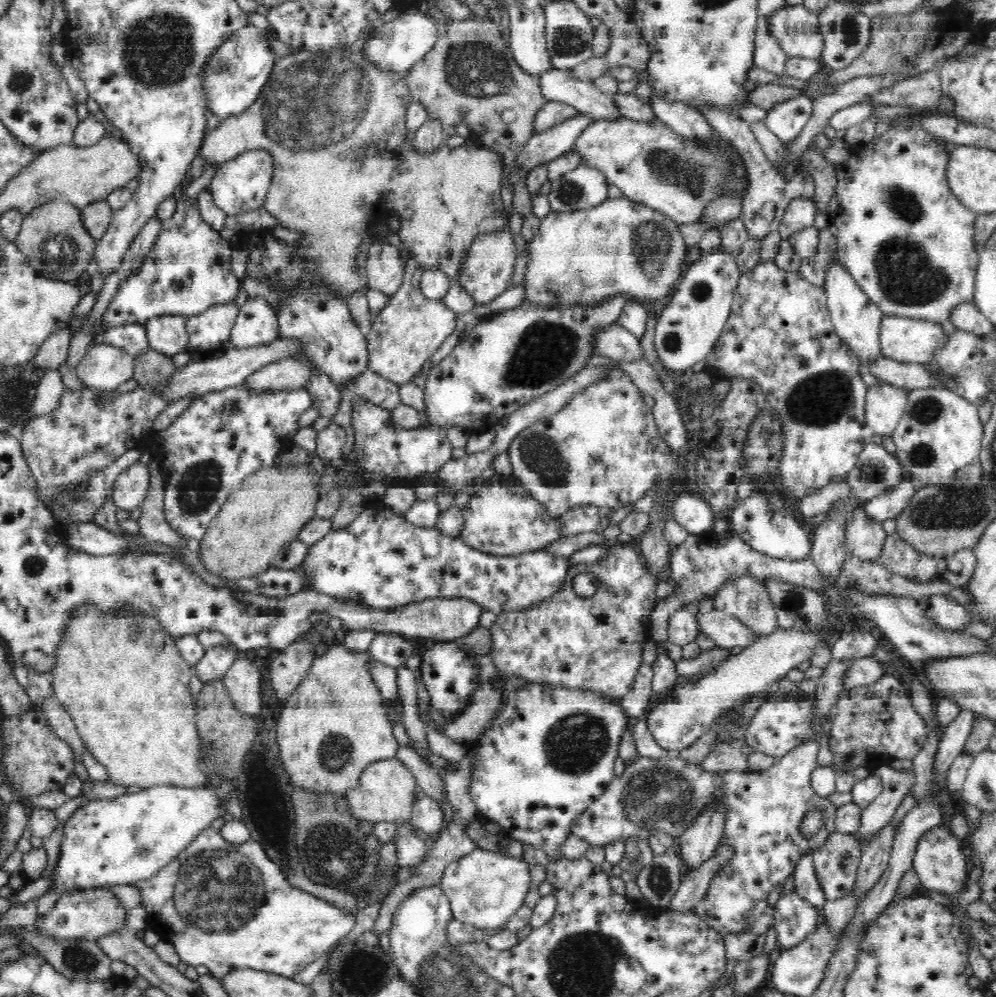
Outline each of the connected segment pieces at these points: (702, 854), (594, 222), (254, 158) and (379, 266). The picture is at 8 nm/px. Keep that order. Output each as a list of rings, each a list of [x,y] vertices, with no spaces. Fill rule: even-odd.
[[[708,809],[696,816],[678,842],[683,866],[688,872],[698,868],[716,850],[725,834],[725,810]]]
[[[628,197],[610,198],[603,204],[591,209],[574,211],[571,213],[559,213],[550,211],[544,218],[541,218],[538,232],[526,243],[528,250],[528,262],[524,276],[524,303],[536,305],[536,307],[564,307],[567,305],[582,306],[587,311],[594,311],[605,302],[612,301],[616,296],[624,296],[633,300],[660,301],[674,288],[676,282],[680,282],[680,274],[684,269],[684,258],[686,258],[686,242],[680,233],[678,223],[665,217],[662,213],[648,208],[646,205],[628,200]]]
[[[264,149],[251,150],[239,154],[236,158],[227,159],[214,167],[214,174],[209,184],[214,204],[230,216],[262,208],[273,179],[273,170],[273,156]]]
[[[375,240],[365,264],[368,289],[392,296],[403,286],[405,263],[404,258],[400,257],[400,249],[396,249],[396,246]]]

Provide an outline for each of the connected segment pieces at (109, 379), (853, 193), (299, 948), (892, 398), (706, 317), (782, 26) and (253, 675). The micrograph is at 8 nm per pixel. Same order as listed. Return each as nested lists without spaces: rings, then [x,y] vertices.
[[[108,344],[94,345],[75,366],[76,374],[86,387],[100,391],[118,388],[133,378],[134,357]]]
[[[904,118],[904,122],[896,126],[885,126],[875,133],[873,146],[863,147],[858,157],[852,157],[839,165],[834,165],[838,184],[834,188],[834,194],[839,200],[837,215],[831,219],[834,228],[834,235],[837,238],[837,258],[843,267],[852,275],[855,282],[862,288],[862,291],[876,304],[885,316],[896,316],[910,318],[911,320],[924,320],[940,325],[943,322],[950,322],[952,314],[964,304],[974,302],[974,290],[976,288],[976,267],[979,265],[979,246],[975,242],[975,220],[976,214],[967,206],[964,206],[954,193],[950,190],[947,181],[947,164],[950,162],[951,143],[943,138],[934,138],[927,130],[924,130],[919,123],[911,122],[910,118]]]
[[[214,828],[204,830],[154,876],[132,885],[141,890],[147,928],[170,942],[181,962],[194,967],[203,964],[220,981],[232,969],[254,969],[292,978],[354,928],[358,910],[355,904],[338,907],[292,886],[258,842],[230,844]]]
[[[884,382],[868,387],[865,420],[875,435],[892,435],[904,415],[907,393],[900,387]]]
[[[722,250],[702,255],[690,265],[672,300],[658,313],[654,343],[668,374],[682,374],[692,364],[700,362],[698,358],[704,348],[708,348],[708,355],[711,355],[734,311],[732,304],[742,273],[735,257]]]
[[[788,5],[778,9],[771,20],[771,34],[790,57],[804,57],[818,61],[823,54],[819,15],[802,5]]]
[[[246,657],[237,658],[222,678],[233,705],[242,714],[257,716],[262,708],[261,672]]]

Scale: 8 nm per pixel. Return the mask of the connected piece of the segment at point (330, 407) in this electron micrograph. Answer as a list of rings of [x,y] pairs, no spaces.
[[[316,369],[306,383],[305,389],[311,394],[312,404],[320,412],[320,417],[332,419],[340,406],[341,392],[331,378]]]

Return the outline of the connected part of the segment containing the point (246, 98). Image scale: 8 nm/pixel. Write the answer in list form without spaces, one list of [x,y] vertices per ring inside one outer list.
[[[251,23],[247,25],[248,30],[240,30],[236,38],[228,37],[228,42],[224,41],[224,46],[219,46],[220,50],[212,55],[212,62],[207,62],[208,70],[203,70],[204,86],[208,86],[208,90],[203,93],[208,94],[207,106],[212,106],[210,112],[221,119],[239,116],[250,108],[263,93],[274,70],[277,56],[270,48],[264,30]]]

